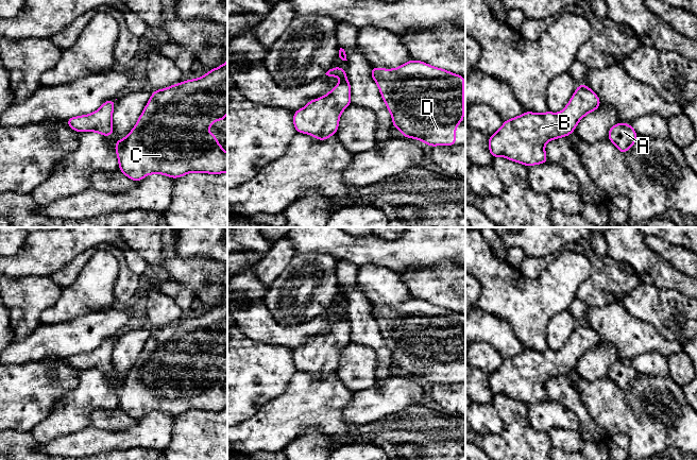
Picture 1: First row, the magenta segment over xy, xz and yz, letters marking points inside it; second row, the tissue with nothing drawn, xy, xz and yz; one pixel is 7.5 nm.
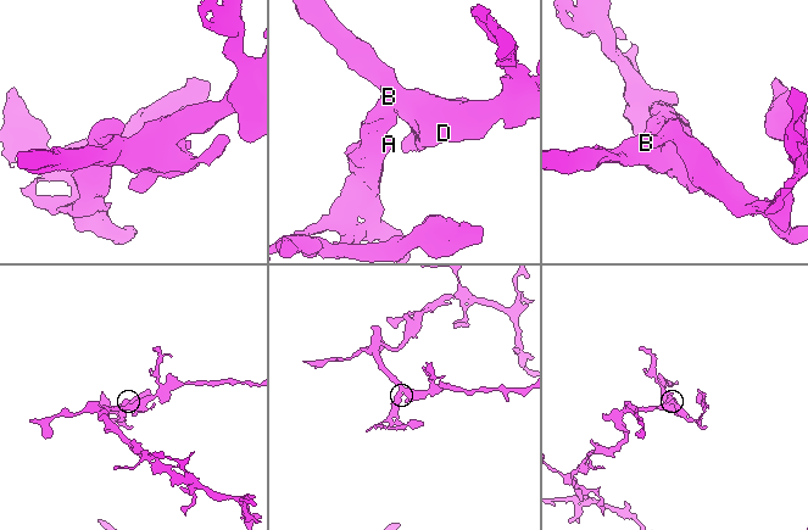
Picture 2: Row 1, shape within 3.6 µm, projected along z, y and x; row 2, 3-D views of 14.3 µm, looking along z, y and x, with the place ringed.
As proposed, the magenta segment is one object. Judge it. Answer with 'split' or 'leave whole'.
leave whole

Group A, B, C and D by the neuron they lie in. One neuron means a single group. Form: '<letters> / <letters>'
A B C D

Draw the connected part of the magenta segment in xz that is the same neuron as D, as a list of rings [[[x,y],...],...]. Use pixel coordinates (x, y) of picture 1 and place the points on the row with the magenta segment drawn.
[[[410,59],[406,64],[395,69],[382,69],[382,68],[372,67],[371,76],[377,83],[379,92],[385,101],[386,107],[389,109],[389,112],[392,115],[393,126],[400,130],[403,133],[404,137],[420,139],[423,143],[426,143],[430,147],[456,146],[456,126],[464,119],[464,80],[465,80],[464,76],[452,73],[441,68],[432,67],[424,62],[413,61],[413,59]]]

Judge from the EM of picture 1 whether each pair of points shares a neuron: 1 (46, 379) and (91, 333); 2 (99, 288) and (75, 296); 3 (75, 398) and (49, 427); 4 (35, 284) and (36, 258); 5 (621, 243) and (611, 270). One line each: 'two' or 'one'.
1: two
2: one
3: one
4: two
5: two

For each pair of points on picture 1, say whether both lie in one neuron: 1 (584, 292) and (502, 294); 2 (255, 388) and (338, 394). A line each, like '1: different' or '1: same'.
1: different
2: different

